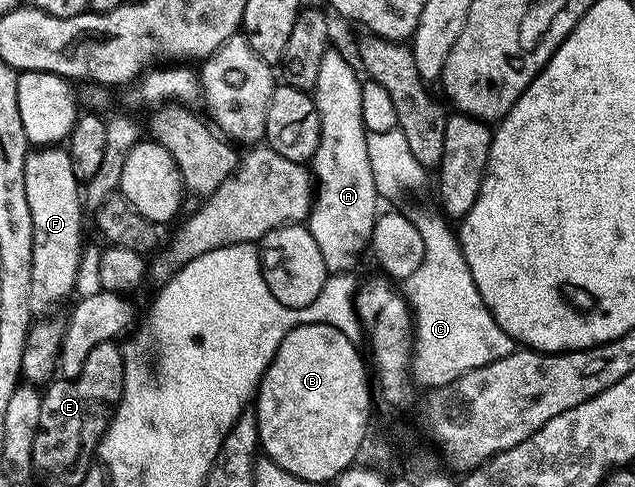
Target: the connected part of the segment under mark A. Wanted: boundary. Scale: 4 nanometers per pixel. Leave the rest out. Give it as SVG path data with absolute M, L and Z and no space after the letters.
M334 48L327 49L312 91L319 114L321 136L310 161L316 189L306 227L316 241L326 271L330 274L349 273L355 269L357 255L365 246L367 249L380 212L380 195L368 157L363 93L363 85L351 64Z

